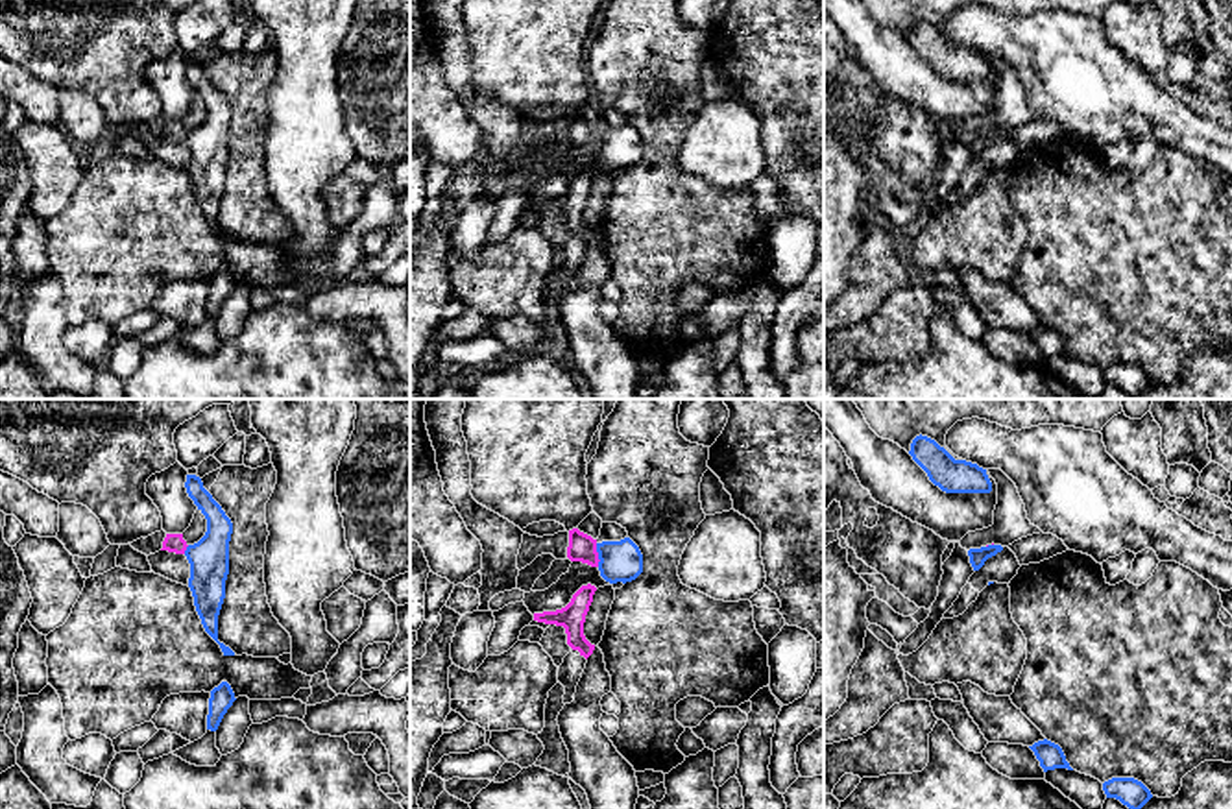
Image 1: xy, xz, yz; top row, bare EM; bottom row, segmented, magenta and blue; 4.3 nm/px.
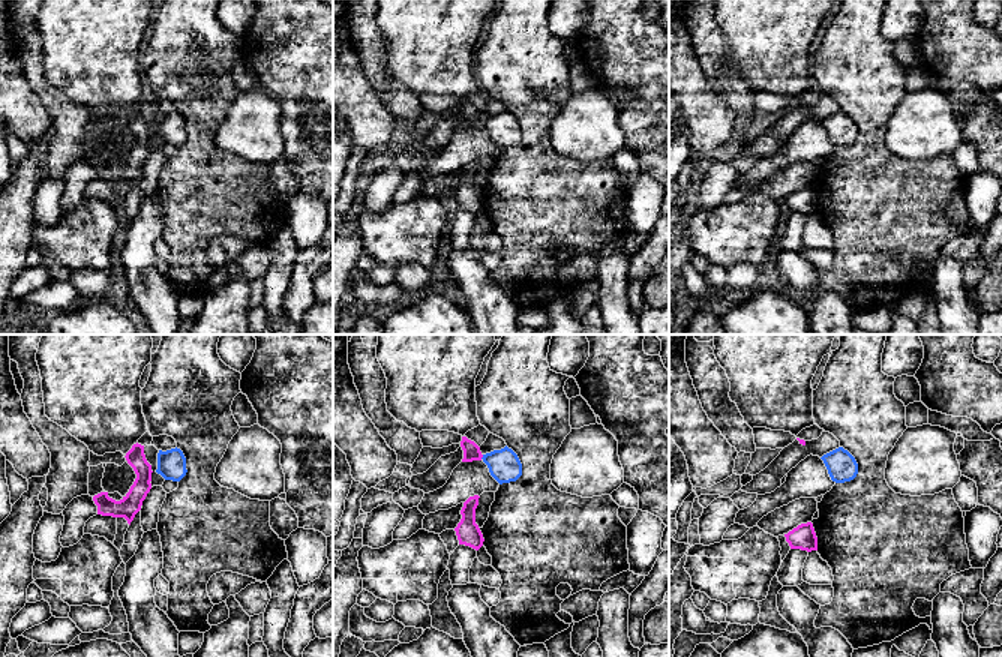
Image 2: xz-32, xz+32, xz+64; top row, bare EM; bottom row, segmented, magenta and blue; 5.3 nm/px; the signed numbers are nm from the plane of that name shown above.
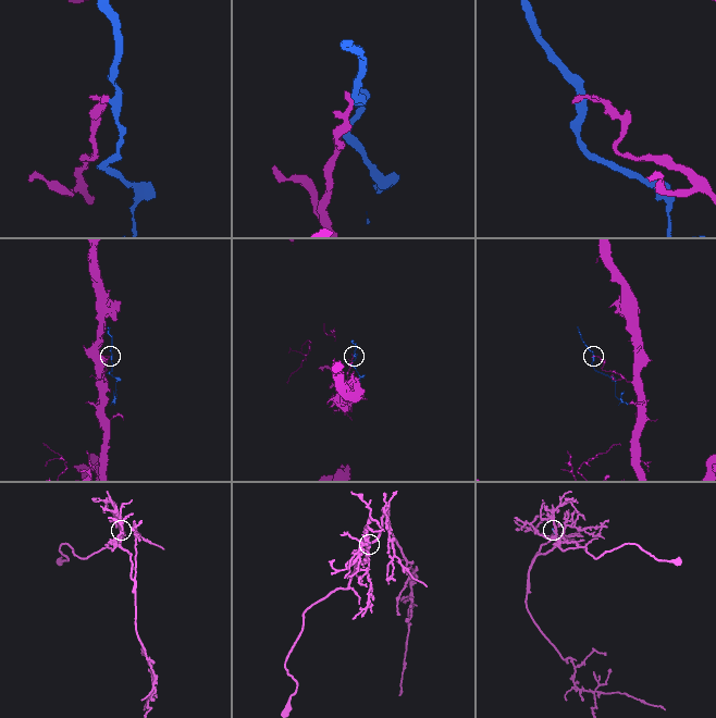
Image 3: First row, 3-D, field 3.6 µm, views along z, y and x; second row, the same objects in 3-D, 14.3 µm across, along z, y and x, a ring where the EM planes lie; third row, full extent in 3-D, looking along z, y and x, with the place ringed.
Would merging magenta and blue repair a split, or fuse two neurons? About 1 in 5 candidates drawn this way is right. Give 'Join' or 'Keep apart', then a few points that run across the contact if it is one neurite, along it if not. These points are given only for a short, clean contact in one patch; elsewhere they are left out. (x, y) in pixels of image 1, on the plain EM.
Keep apart. Line: xz (595, 130), (599, 152)

